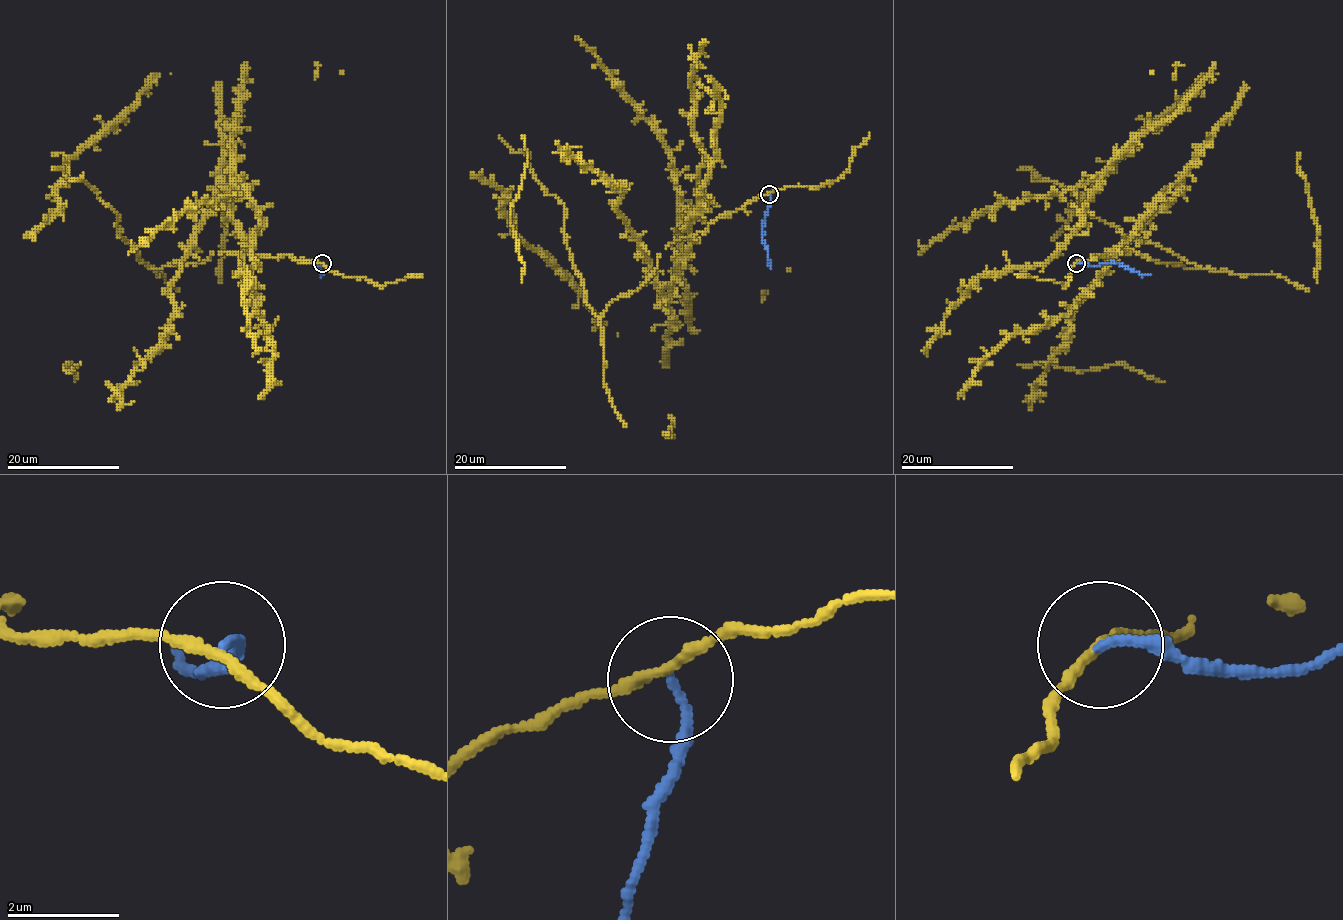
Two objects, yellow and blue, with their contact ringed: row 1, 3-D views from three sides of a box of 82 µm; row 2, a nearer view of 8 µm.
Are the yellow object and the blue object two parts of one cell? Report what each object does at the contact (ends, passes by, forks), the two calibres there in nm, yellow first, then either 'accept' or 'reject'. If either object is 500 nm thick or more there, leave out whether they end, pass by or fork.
yellow passes by | blue ends | 190/170 nm | reject

